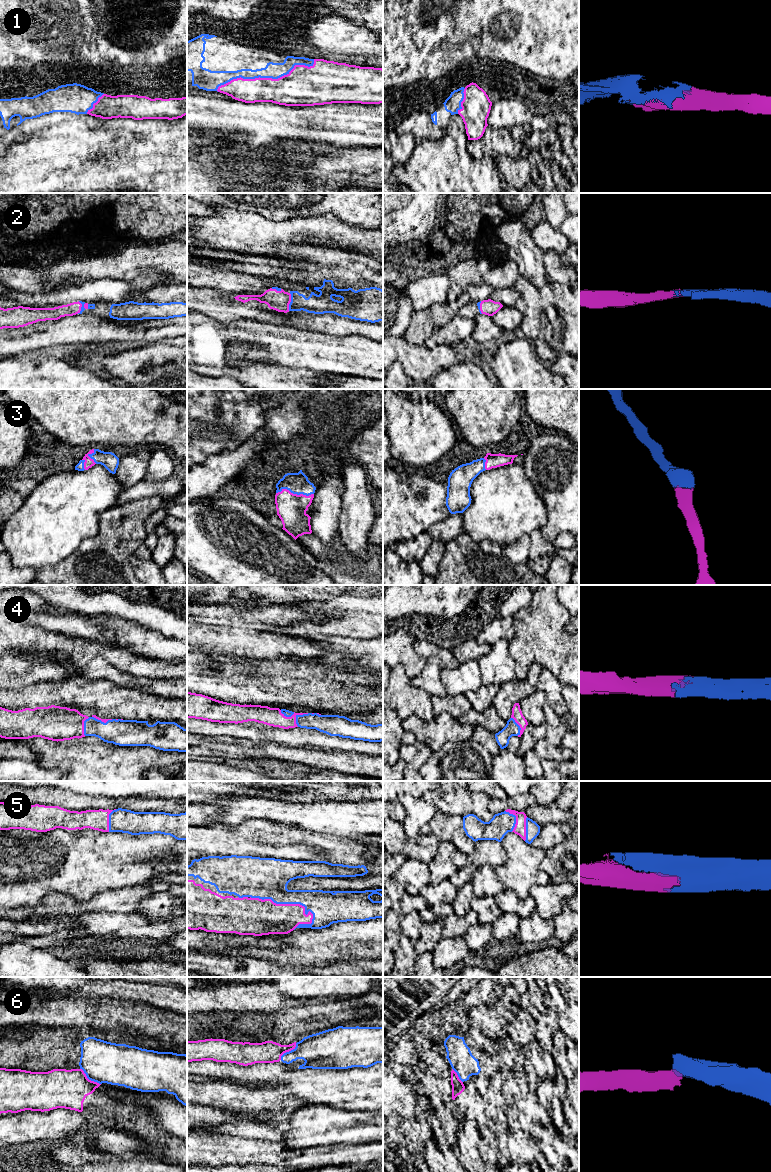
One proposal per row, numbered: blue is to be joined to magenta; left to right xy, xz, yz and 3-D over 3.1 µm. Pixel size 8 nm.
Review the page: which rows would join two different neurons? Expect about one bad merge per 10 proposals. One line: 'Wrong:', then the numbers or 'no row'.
Wrong: no row

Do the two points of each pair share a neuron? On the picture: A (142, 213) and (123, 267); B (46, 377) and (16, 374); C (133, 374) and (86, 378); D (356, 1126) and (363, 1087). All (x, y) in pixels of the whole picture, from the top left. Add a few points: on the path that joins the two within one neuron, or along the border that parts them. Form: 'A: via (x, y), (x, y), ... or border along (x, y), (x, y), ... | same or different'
A: border along (135, 241), (142, 242) | different
B: via (39, 377), (23, 377) | same
C: border along (106, 376), (110, 378) | different
D: border along (333, 1106), (339, 1109), (356, 1111) | different

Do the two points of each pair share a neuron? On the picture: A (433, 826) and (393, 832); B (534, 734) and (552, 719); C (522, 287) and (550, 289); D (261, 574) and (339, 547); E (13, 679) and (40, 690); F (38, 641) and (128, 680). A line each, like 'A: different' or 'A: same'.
A: different
B: different
C: same
D: different
E: different
F: different

